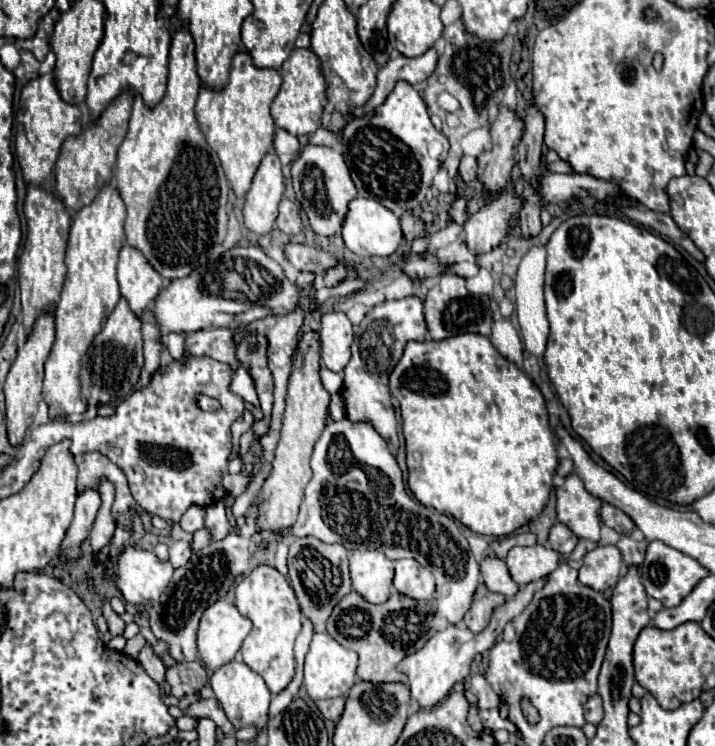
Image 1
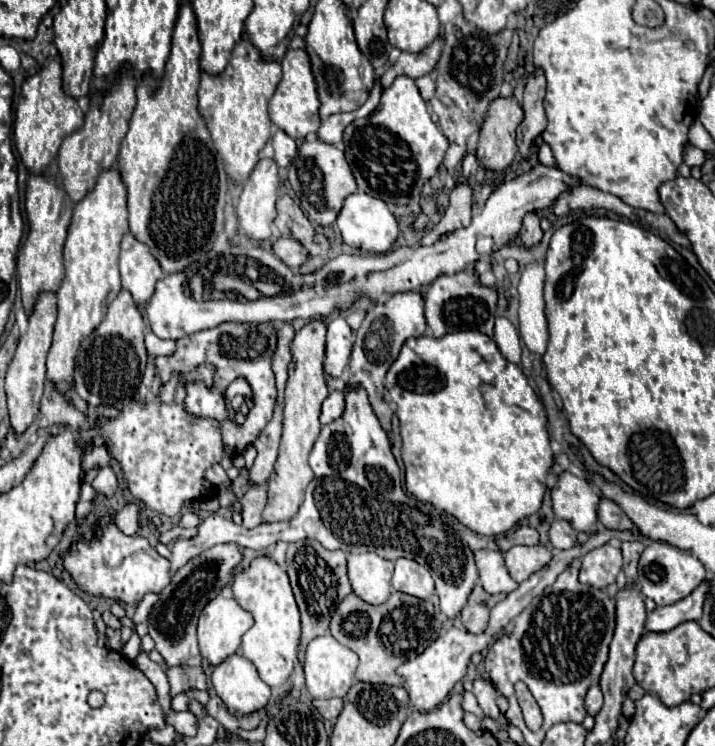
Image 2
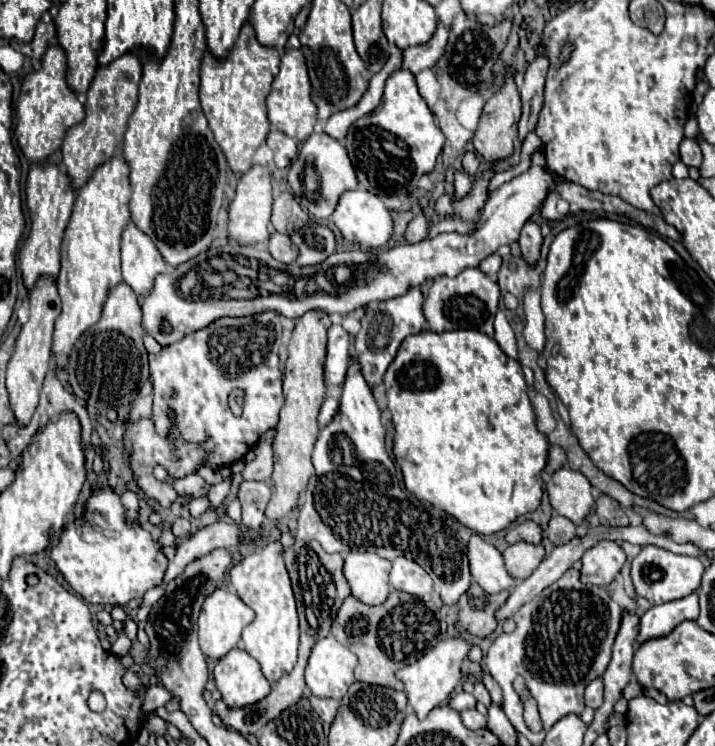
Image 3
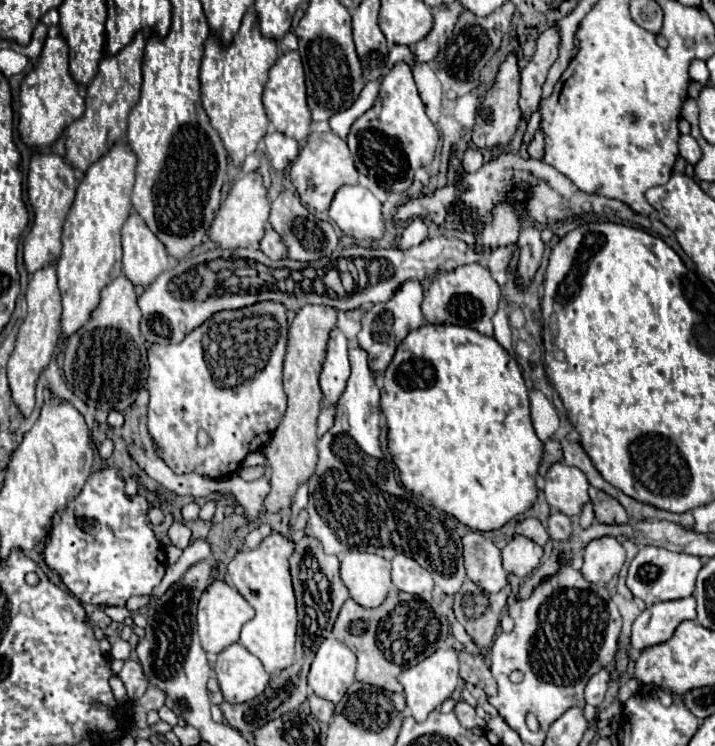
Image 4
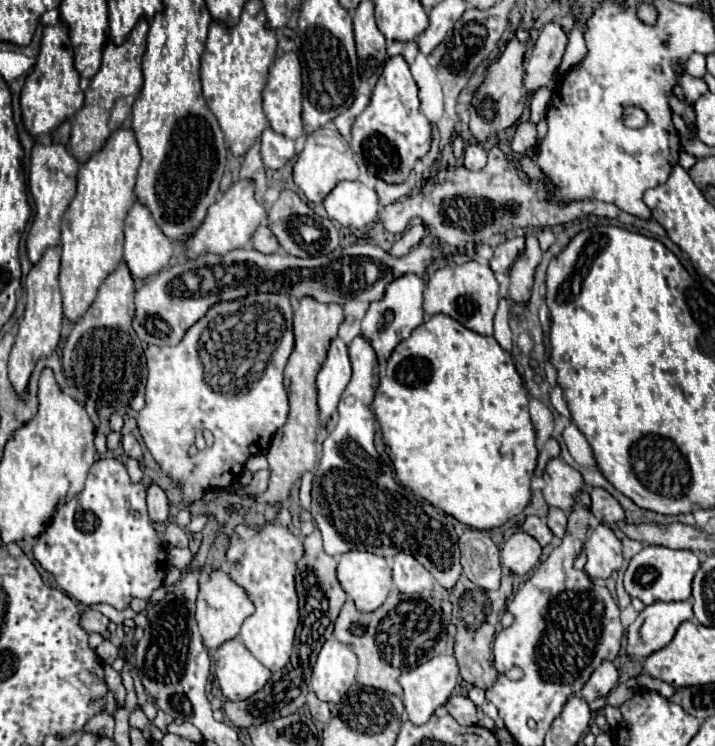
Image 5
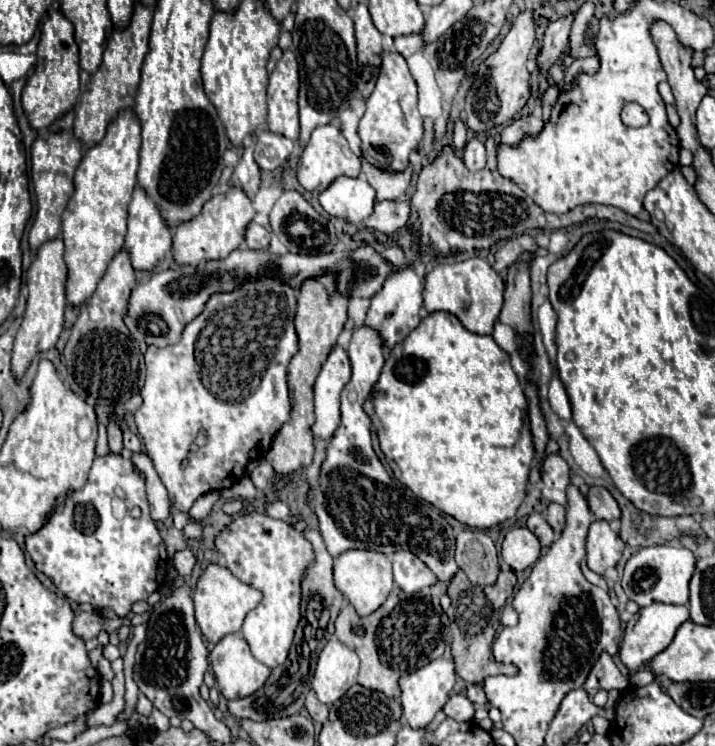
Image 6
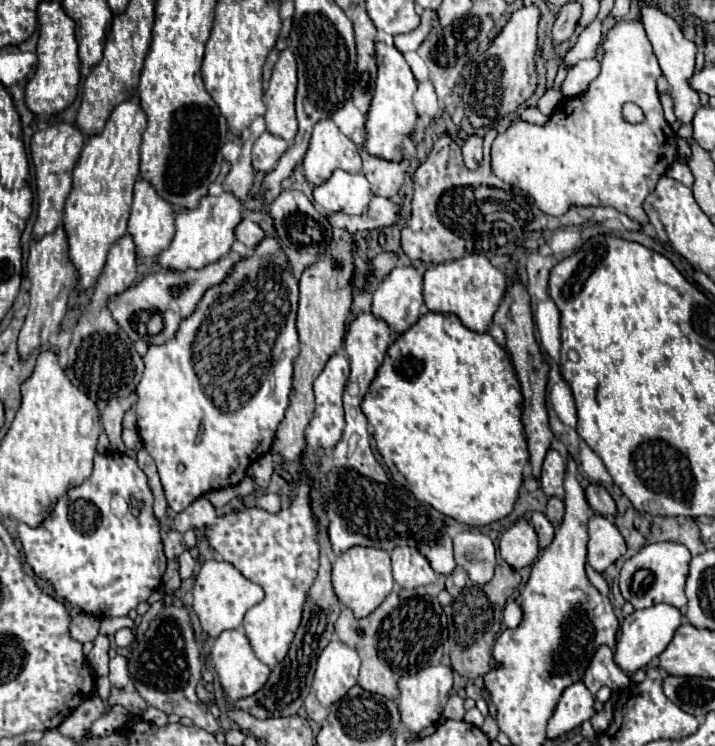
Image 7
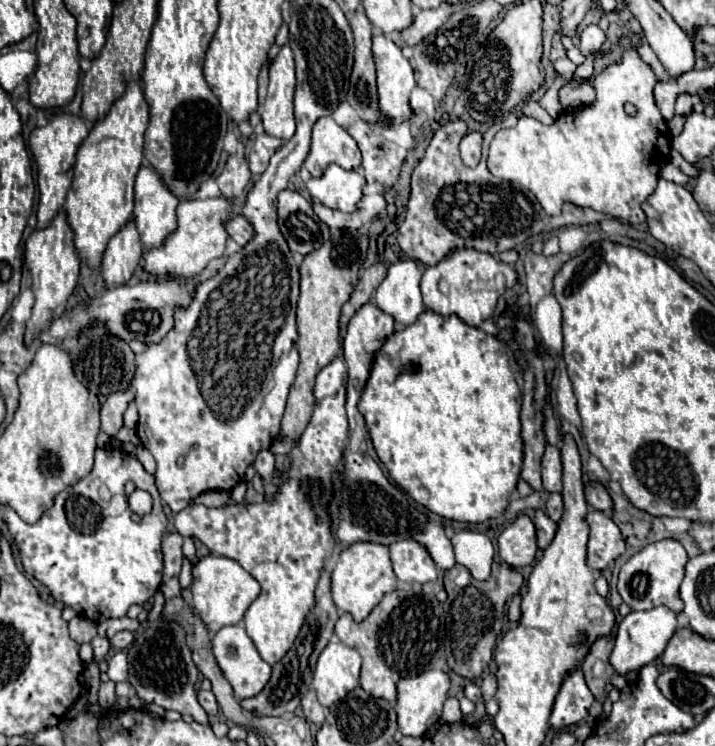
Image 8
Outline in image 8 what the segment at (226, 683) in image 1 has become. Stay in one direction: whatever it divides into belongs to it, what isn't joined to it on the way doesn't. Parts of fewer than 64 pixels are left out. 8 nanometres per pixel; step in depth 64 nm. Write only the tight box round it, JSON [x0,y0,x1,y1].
[212,624,272,700]

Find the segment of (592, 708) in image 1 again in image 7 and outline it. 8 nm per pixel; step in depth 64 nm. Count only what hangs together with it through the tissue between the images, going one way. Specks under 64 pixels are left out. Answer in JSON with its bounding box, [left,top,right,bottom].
[584,646,630,694]

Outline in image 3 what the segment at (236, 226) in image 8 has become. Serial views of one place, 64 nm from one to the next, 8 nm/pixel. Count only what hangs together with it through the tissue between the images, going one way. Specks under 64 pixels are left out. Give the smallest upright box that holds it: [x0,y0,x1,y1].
[266,232,296,264]

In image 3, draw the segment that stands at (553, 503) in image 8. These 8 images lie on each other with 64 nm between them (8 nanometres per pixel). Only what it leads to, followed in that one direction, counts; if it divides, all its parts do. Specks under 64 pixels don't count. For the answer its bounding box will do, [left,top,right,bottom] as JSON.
[546,514,576,546]

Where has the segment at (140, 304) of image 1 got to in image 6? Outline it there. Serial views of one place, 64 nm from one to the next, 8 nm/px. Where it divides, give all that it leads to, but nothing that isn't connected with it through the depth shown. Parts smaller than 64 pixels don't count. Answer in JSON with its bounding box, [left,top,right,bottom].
[126,186,174,270]

